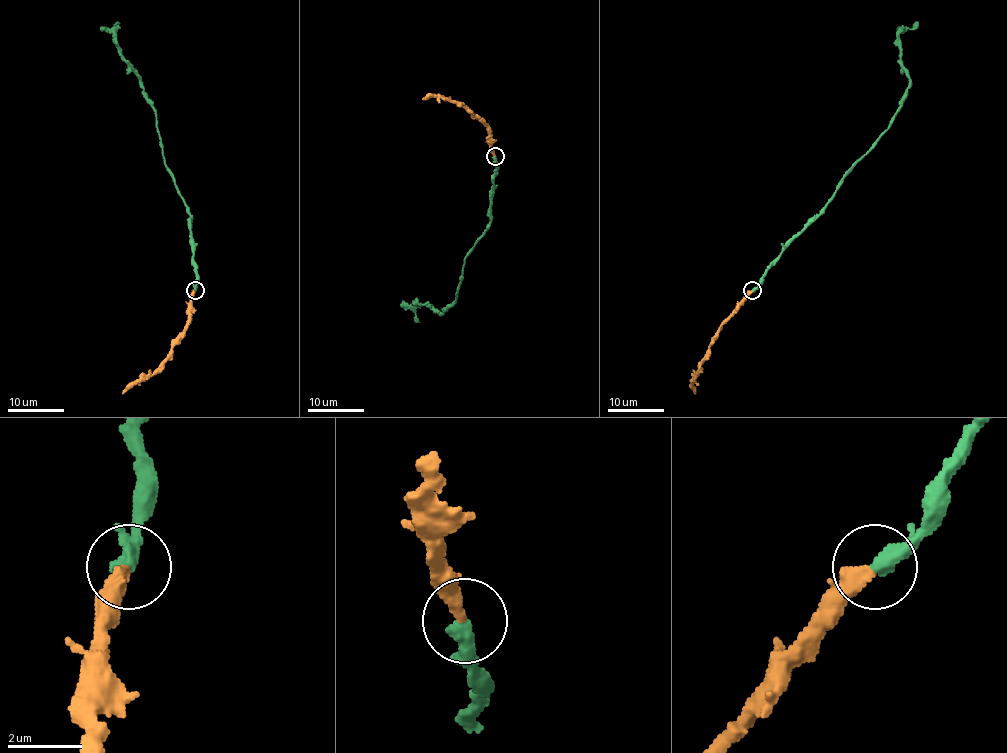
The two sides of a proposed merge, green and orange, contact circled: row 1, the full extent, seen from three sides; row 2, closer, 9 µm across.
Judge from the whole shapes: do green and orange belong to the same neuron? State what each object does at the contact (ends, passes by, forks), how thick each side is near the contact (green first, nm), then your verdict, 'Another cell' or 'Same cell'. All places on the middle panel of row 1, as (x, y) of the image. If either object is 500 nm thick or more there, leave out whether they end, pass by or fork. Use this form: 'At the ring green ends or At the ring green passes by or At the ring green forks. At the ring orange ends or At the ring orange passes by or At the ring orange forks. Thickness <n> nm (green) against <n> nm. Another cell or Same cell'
At the ring green ends. At the ring orange passes by. Thickness 440 nm (green) against 320 nm. Same cell

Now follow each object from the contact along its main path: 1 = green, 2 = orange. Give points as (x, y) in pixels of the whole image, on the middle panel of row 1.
1: (494, 156), (496, 171), (489, 228), (465, 259), (456, 298), (441, 314), (432, 307), (415, 302), (418, 322)
2: (494, 156), (490, 130), (473, 113), (452, 101), (434, 96), (422, 99)

